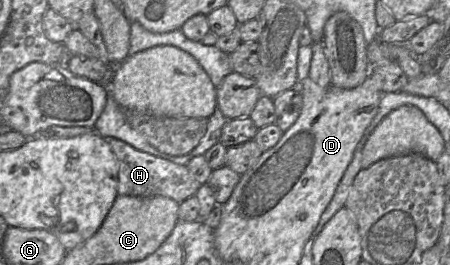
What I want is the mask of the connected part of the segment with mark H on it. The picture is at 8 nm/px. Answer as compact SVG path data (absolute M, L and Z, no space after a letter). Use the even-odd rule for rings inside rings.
M105 138L118 161L117 192L121 196L153 197L164 196L182 203L195 196L201 184L194 178L187 165L180 165L139 151L119 139Z

